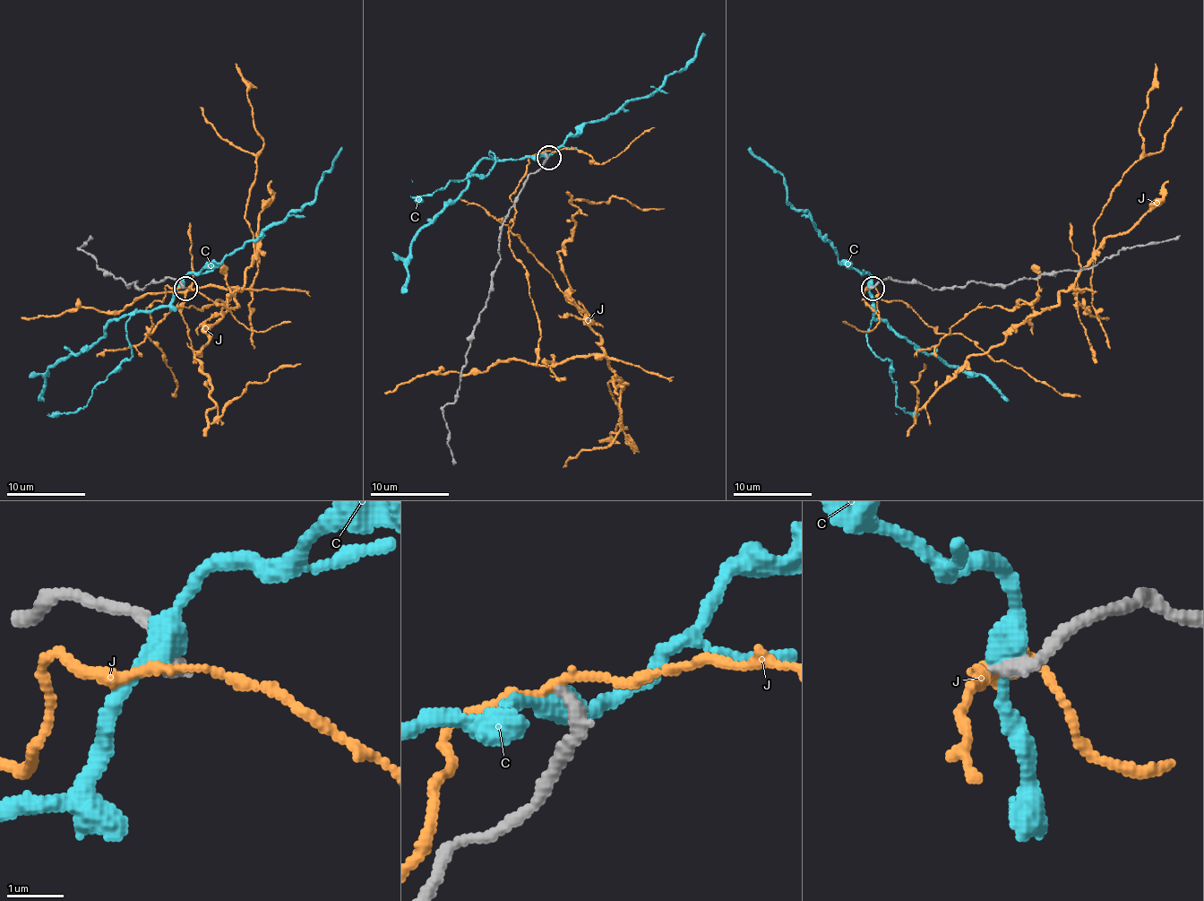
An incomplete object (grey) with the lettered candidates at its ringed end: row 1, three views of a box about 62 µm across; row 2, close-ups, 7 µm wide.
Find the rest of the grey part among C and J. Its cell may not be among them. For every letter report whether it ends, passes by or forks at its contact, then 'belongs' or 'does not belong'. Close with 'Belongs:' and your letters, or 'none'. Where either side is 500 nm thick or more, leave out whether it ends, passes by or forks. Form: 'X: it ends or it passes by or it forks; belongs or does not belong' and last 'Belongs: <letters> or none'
C: it passes by; does not belong
J: it passes by; does not belong
Belongs: none

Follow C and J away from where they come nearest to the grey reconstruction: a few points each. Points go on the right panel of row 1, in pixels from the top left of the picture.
C: (870, 286), (868, 274), (842, 264), (812, 219), (796, 211), (786, 196), (783, 177), (749, 147)
J: (868, 288), (945, 333), (978, 307), (1056, 306), (1091, 256), (1111, 189), (1139, 157), (1155, 64)

